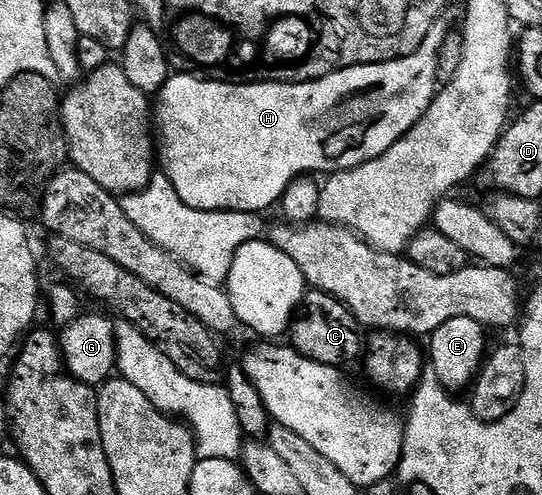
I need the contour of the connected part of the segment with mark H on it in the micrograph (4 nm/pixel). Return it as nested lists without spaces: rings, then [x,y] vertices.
[[[441,20],[432,26],[432,33],[419,39],[420,47],[413,54],[398,56],[389,62],[375,62],[365,66],[351,66],[345,70],[334,72],[325,78],[313,82],[246,82],[236,80],[213,80],[211,77],[195,78],[192,74],[173,73],[168,83],[160,89],[154,98],[154,130],[158,135],[158,166],[162,174],[170,180],[174,191],[178,192],[185,204],[199,210],[247,210],[249,212],[265,212],[277,205],[288,185],[296,178],[305,176],[327,176],[337,174],[340,170],[358,168],[378,156],[382,156],[397,140],[430,108],[438,93],[438,60],[440,49],[450,33],[447,21]]]

